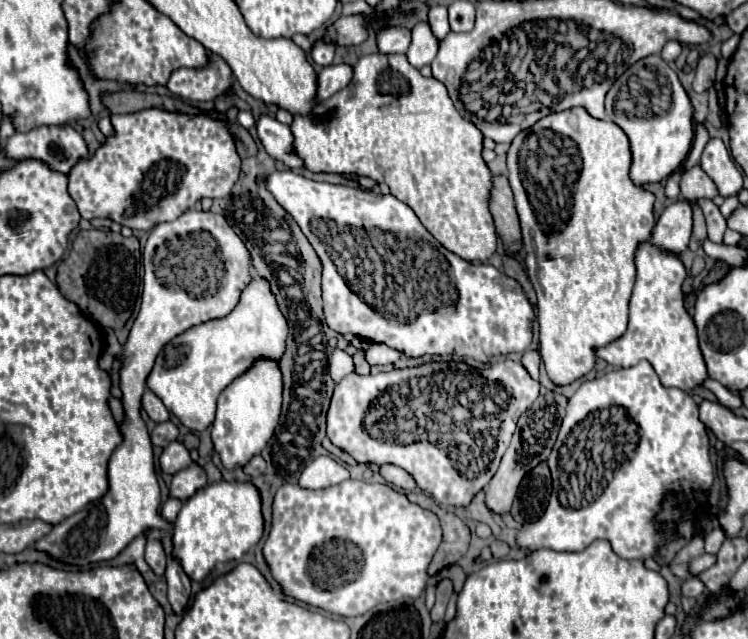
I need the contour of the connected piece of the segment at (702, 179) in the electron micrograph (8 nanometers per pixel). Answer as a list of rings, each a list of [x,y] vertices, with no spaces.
[[[697,165],[697,167],[689,169],[687,173],[683,173],[681,195],[685,199],[689,199],[691,203],[695,203],[699,199],[715,199],[719,195],[719,191],[715,189],[715,183],[711,181],[711,177],[707,173],[703,173],[703,169]]]

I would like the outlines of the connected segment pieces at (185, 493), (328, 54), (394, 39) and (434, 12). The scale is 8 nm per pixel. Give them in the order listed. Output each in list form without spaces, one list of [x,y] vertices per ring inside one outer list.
[[[191,463],[187,469],[181,469],[179,473],[173,475],[169,491],[171,491],[171,497],[177,497],[177,499],[185,501],[205,485],[207,485],[205,469],[197,463]]]
[[[319,41],[319,45],[315,45],[315,49],[311,49],[311,57],[319,65],[331,65],[333,55],[335,55],[335,47],[327,45],[327,41]]]
[[[391,25],[383,33],[375,33],[379,53],[405,53],[411,43],[411,29],[403,25]]]
[[[433,5],[429,7],[429,25],[437,39],[443,39],[451,31],[449,29],[448,9],[445,6]]]

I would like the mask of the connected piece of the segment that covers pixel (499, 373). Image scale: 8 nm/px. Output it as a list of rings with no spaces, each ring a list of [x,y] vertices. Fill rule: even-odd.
[[[507,359],[495,367],[489,367],[487,383],[489,385],[499,383],[511,397],[507,401],[507,405],[501,407],[497,413],[499,427],[515,427],[519,415],[525,409],[529,409],[531,403],[539,395],[539,383],[529,377],[529,373],[525,371],[523,365],[511,361],[511,359]]]

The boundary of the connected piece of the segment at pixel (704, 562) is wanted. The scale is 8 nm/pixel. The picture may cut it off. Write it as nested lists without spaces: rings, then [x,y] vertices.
[[[705,553],[705,555],[697,557],[697,559],[693,559],[691,561],[691,575],[709,569],[711,565],[715,565],[715,561],[717,561],[717,555],[711,555],[711,553]]]

